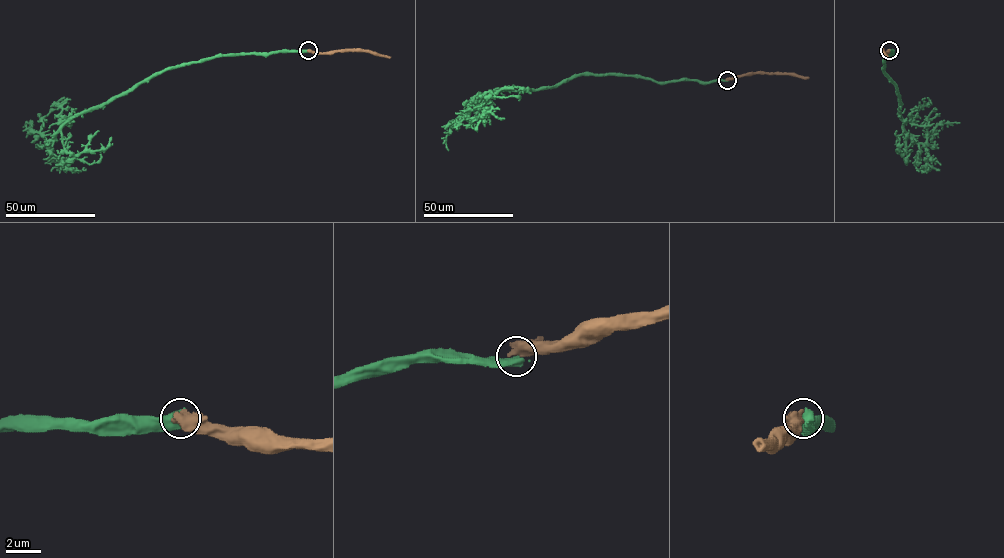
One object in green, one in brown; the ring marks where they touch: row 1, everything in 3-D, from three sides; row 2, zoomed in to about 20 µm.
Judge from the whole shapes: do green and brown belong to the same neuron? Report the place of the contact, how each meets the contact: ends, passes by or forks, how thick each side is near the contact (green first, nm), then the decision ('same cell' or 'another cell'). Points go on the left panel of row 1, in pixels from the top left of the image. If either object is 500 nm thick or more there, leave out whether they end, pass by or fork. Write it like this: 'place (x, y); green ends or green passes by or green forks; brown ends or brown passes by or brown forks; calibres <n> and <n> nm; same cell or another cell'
place (308, 50); calibres 650 and 700 nm; another cell

